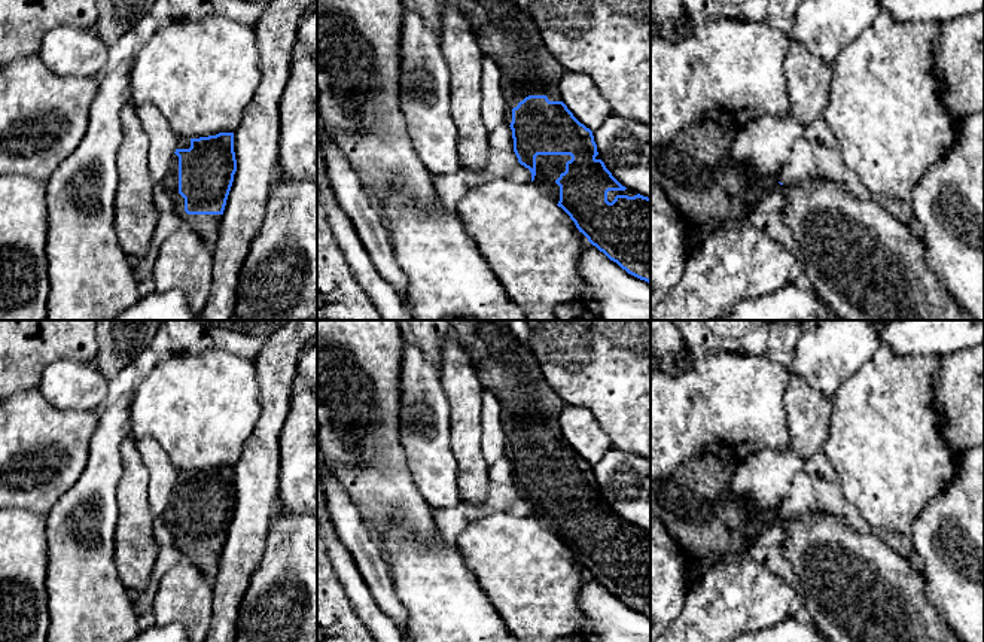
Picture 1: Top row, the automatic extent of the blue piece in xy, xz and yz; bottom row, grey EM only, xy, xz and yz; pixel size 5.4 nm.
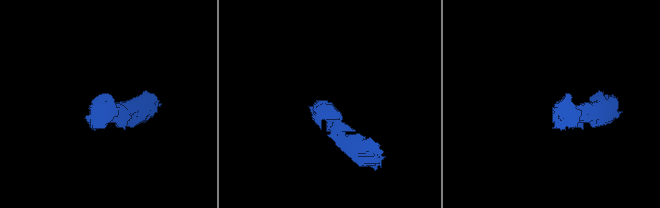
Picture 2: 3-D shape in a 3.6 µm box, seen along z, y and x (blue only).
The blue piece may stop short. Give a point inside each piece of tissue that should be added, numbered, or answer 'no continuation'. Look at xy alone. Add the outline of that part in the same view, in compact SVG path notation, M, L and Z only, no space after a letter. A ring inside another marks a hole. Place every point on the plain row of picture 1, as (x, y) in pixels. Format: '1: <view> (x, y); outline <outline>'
1: xy (206, 559); outline M176 487L171 492L162 520L174 538L174 547L201 571L207 581L213 582L217 575L222 548L188 548L185 545L185 532L179 527L179 490Z

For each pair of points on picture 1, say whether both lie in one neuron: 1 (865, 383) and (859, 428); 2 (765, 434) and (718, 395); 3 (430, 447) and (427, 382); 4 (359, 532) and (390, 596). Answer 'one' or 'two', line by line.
1: one
2: one
3: one
4: one

